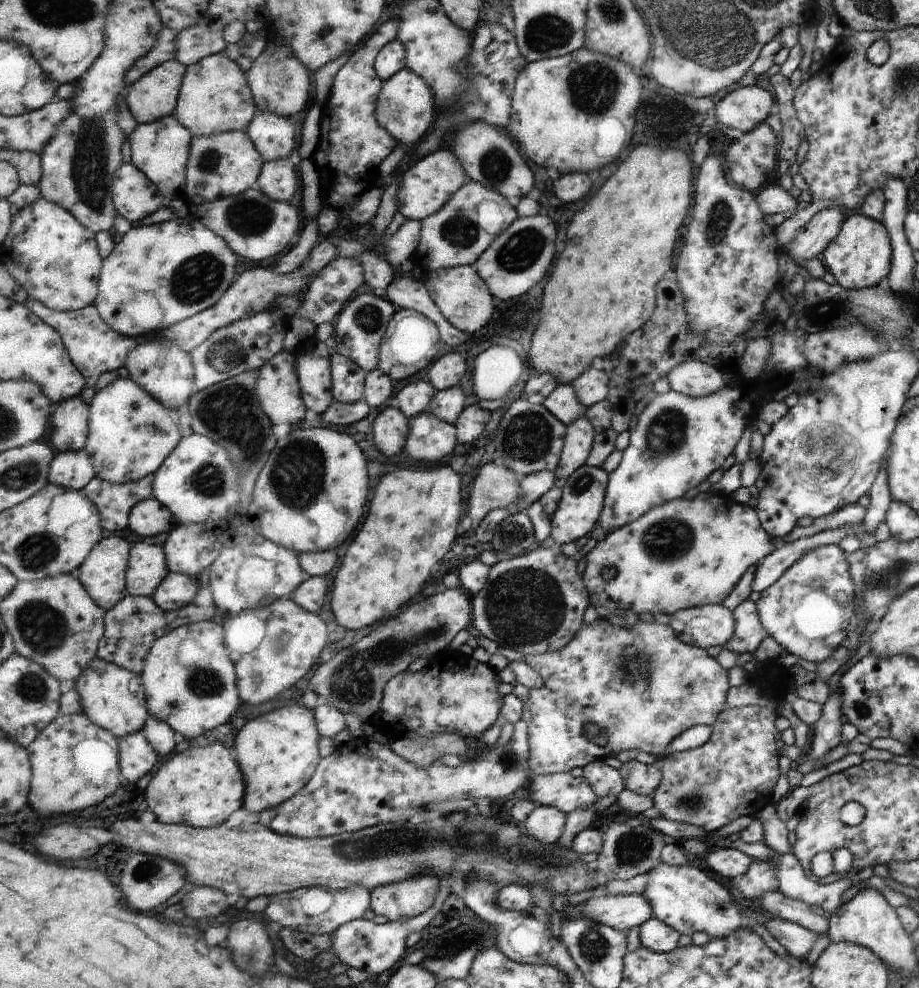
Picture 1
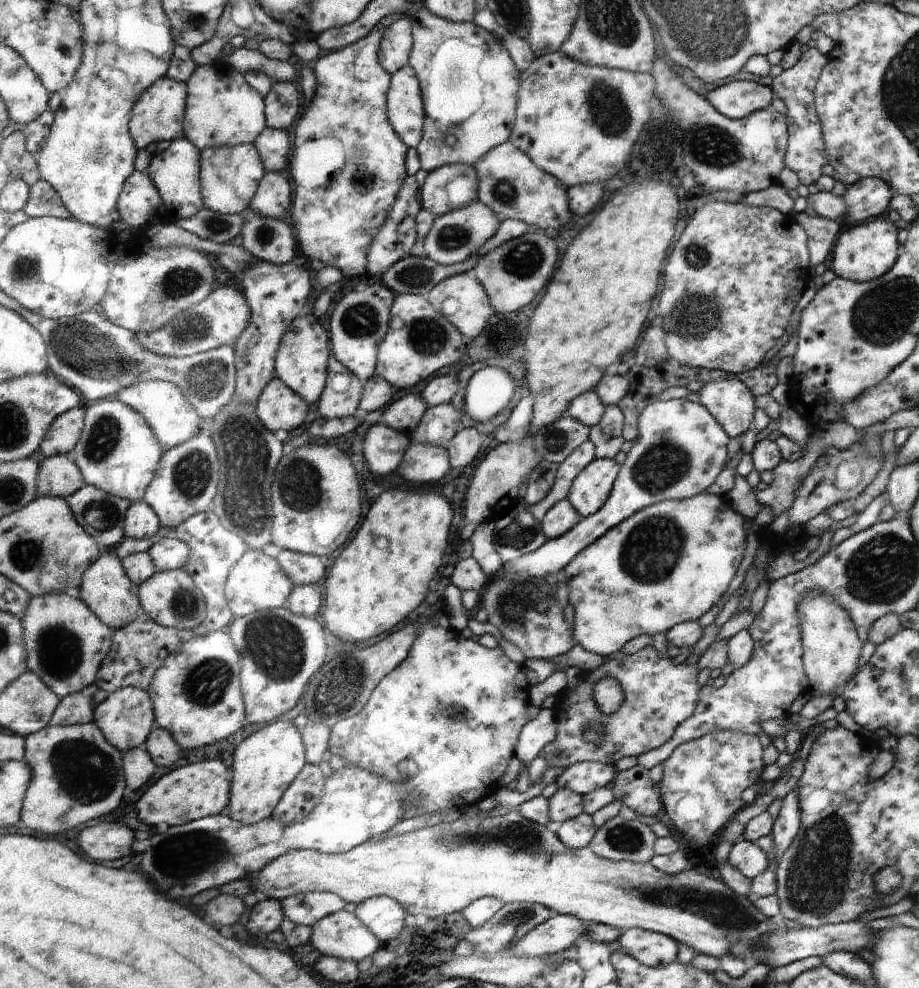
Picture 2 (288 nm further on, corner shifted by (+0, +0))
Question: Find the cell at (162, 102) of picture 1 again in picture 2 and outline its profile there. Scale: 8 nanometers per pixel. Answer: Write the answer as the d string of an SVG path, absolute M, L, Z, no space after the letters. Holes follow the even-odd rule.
M169 76L149 86L145 94L137 100L137 106L131 116L131 136L135 138L135 146L145 150L153 142L175 142L187 136L185 132L185 116L187 116L187 98L189 98L189 84L177 82Z

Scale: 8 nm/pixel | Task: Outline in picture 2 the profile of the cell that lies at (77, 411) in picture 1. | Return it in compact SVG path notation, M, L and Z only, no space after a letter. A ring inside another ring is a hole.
M85 406L69 410L67 414L59 416L51 426L51 430L47 432L47 438L43 440L41 458L49 458L57 454L71 456L71 452L79 446L79 440L83 438L85 420L87 420Z

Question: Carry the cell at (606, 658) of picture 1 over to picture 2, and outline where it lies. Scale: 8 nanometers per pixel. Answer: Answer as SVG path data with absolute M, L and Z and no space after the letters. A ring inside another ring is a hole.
M651 644L635 654L625 654L619 650L603 658L595 670L581 674L573 688L565 686L559 694L553 696L557 734L555 742L551 742L543 752L547 766L553 766L559 774L577 762L599 762L613 766L623 756L637 758L649 750L665 746L675 736L675 730L697 710L701 694L697 674L697 664L675 664L673 658L661 656ZM603 678L613 678L623 692L623 702L613 714L601 714L597 702L593 702L593 688ZM591 722L599 722L603 728L601 740L597 744L585 740L583 728Z

